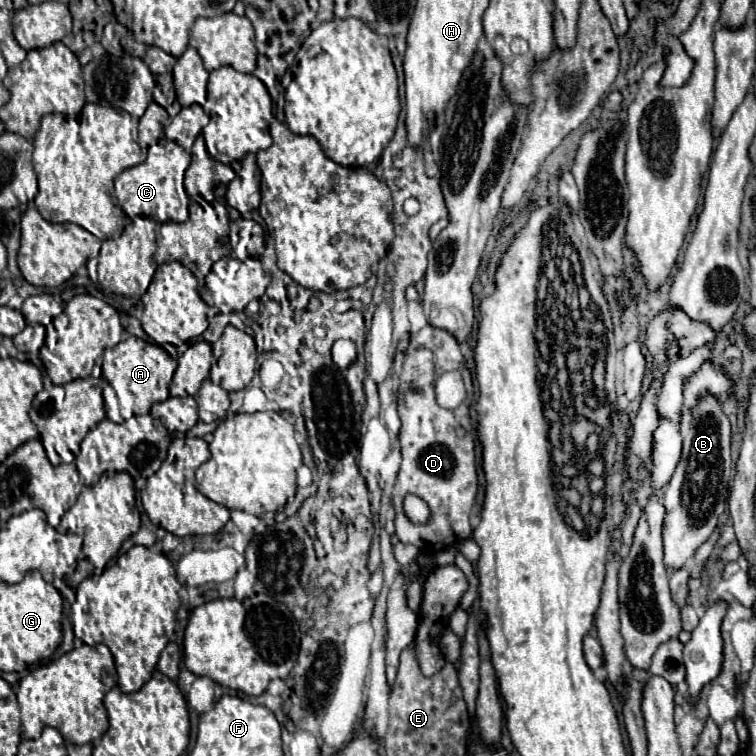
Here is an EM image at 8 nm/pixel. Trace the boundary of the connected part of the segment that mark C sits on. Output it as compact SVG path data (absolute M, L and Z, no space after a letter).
M162 138L149 148L147 160L123 170L114 182L114 194L121 210L129 216L147 216L155 222L185 222L189 219L190 198L184 187L184 176L191 162L190 154L181 146Z

